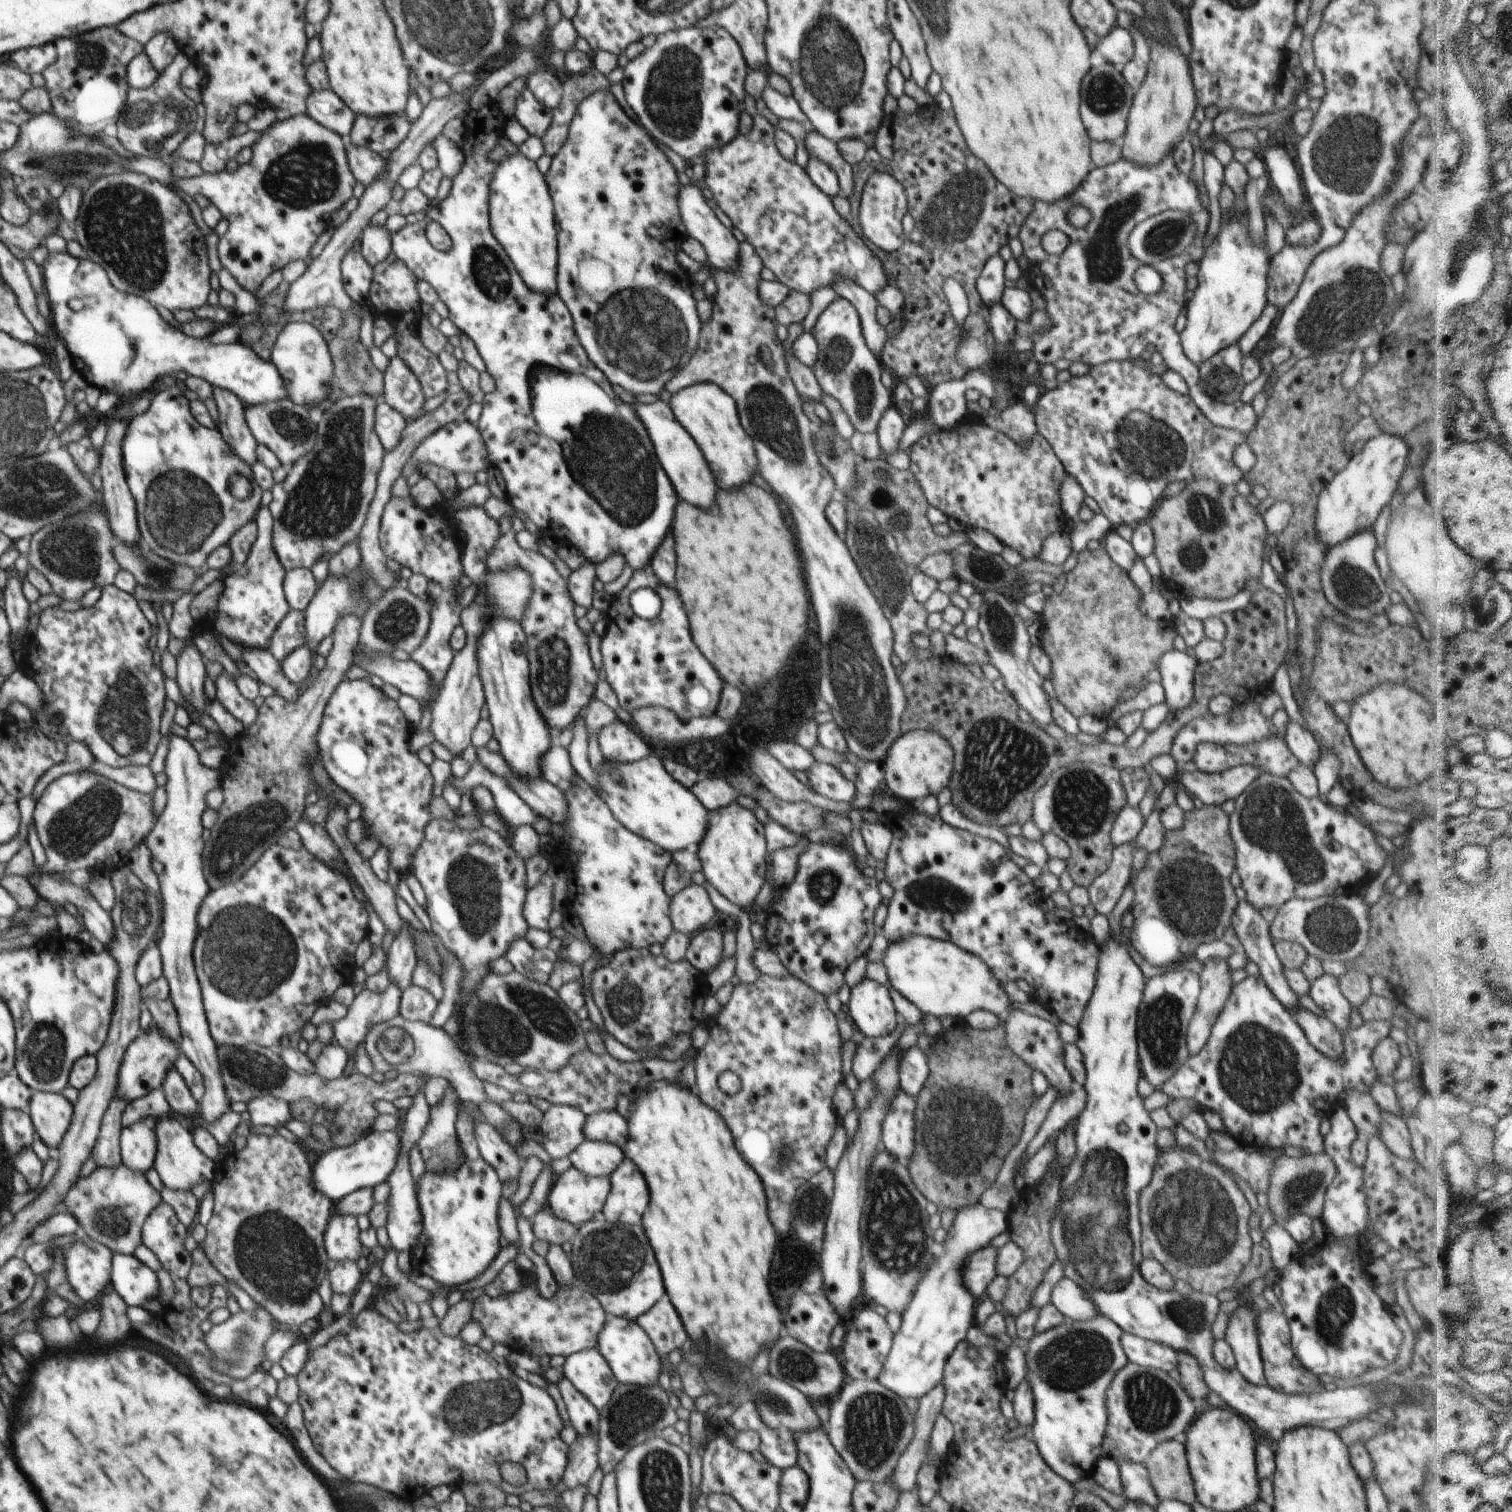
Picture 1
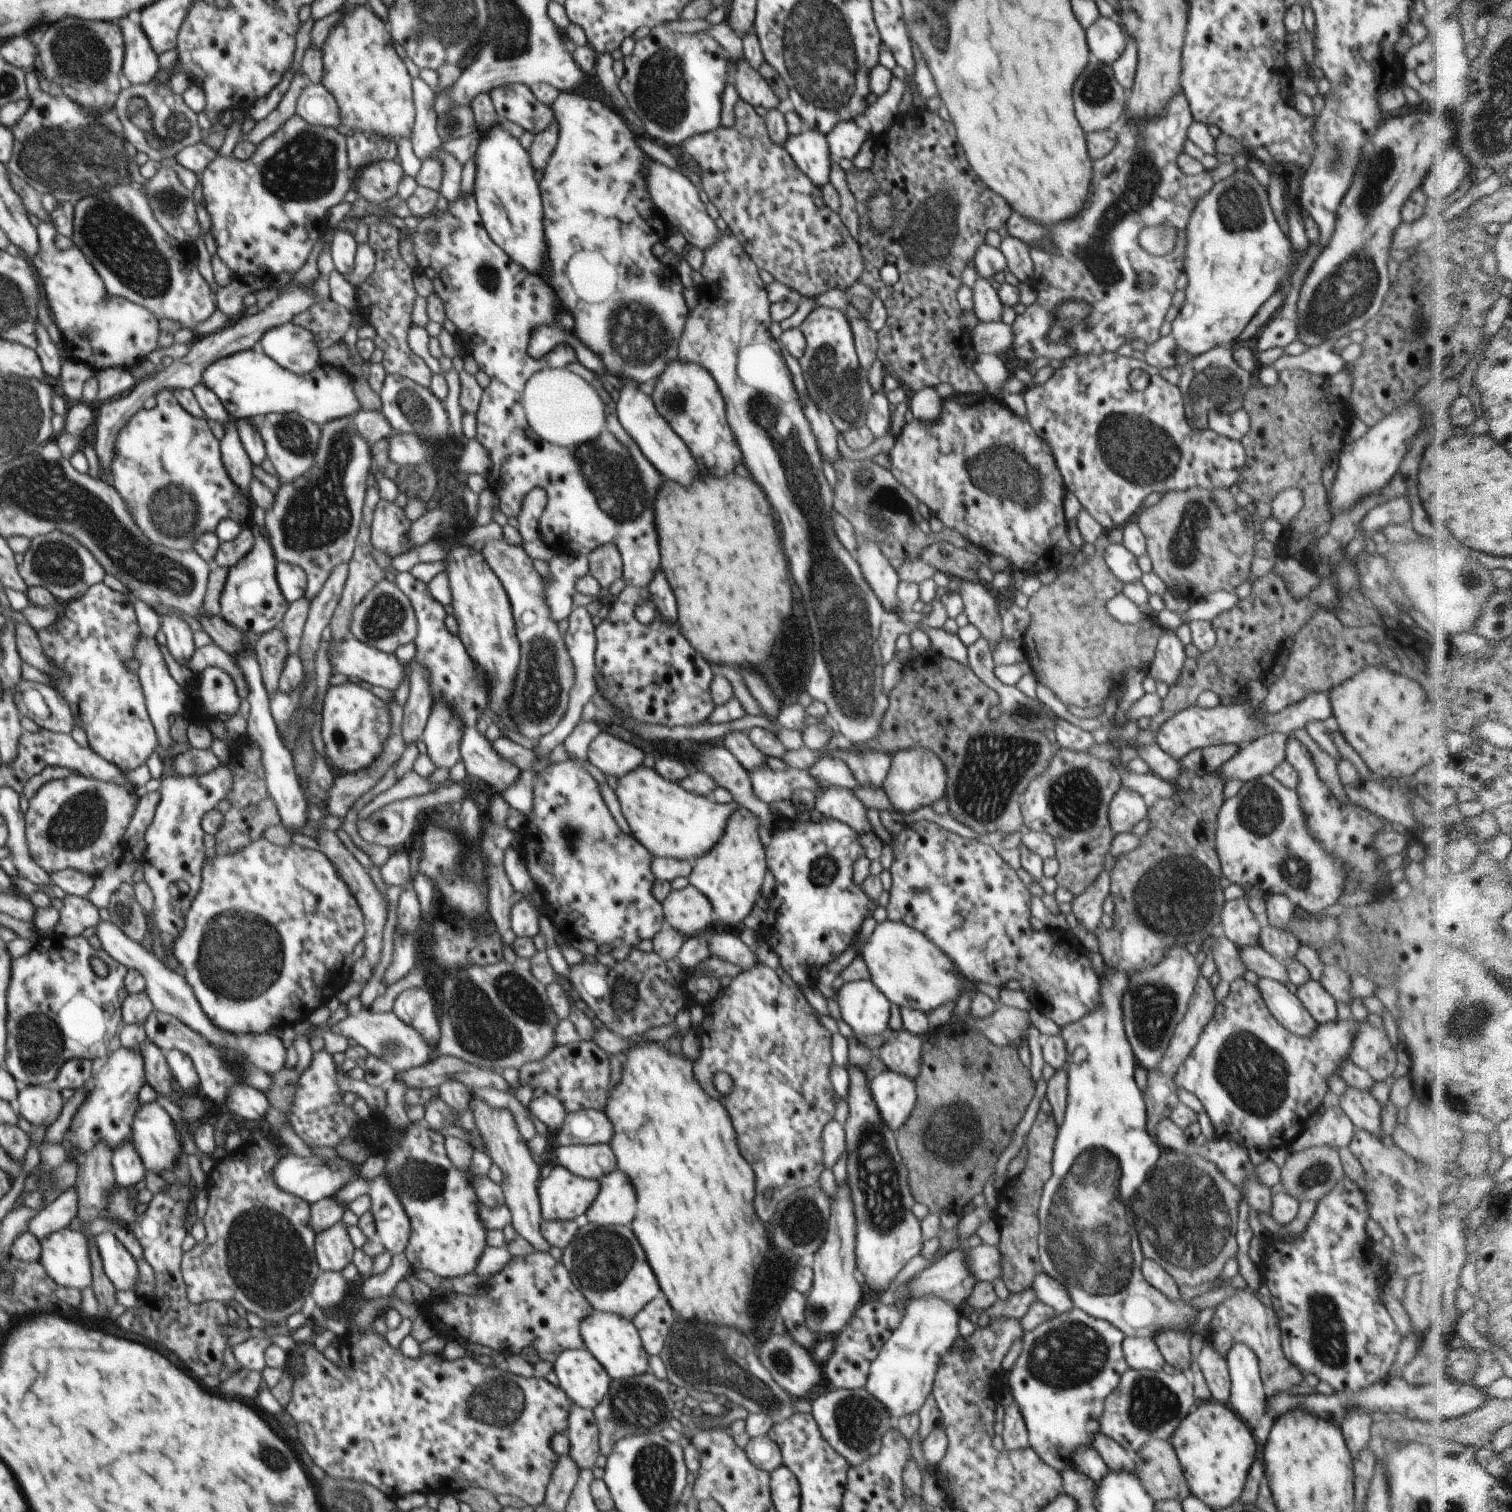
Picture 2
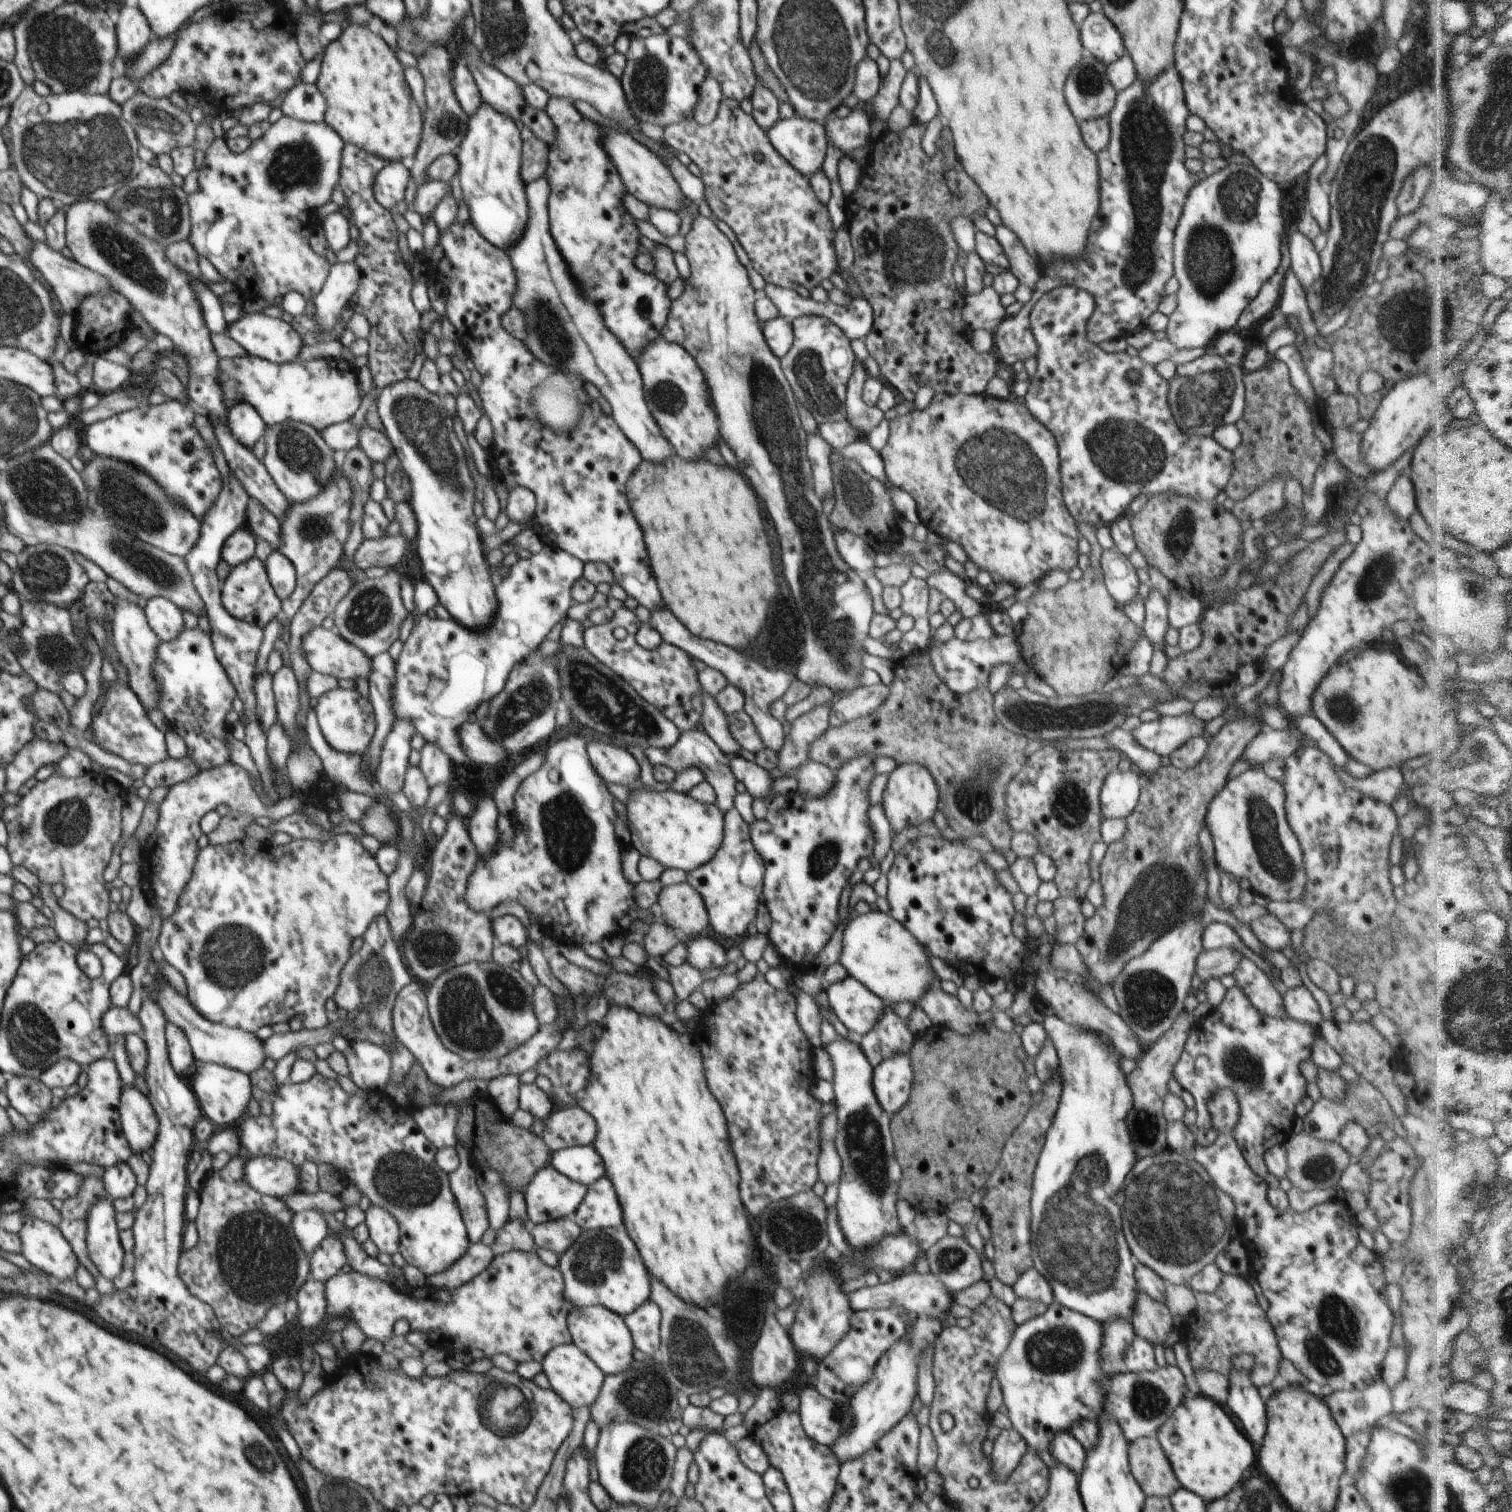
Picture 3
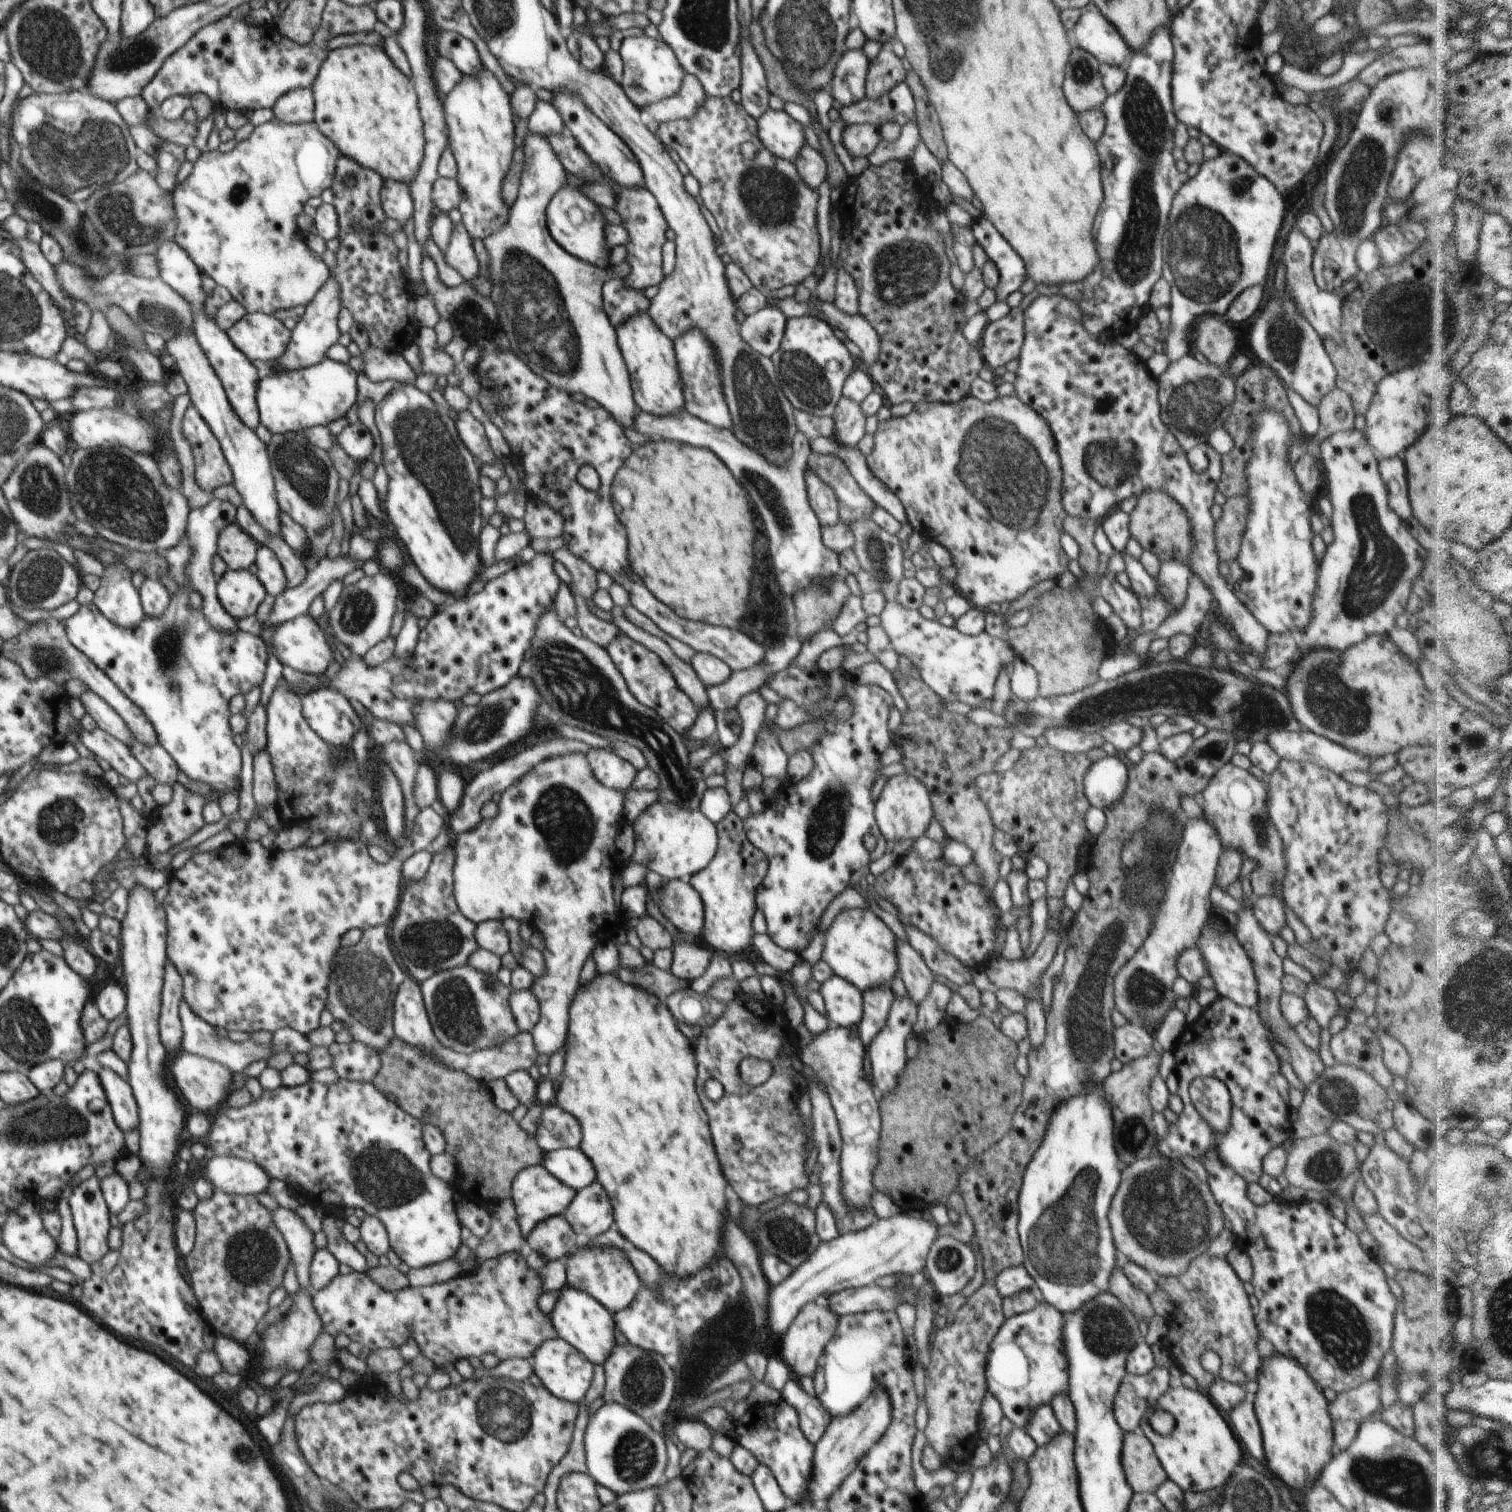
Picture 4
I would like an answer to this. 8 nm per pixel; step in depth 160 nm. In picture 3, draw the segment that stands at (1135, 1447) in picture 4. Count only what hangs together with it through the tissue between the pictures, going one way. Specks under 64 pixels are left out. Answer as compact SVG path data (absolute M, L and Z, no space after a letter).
M1139 1438L1130 1444L1129 1463L1147 1497L1169 1497L1182 1488L1157 1438Z

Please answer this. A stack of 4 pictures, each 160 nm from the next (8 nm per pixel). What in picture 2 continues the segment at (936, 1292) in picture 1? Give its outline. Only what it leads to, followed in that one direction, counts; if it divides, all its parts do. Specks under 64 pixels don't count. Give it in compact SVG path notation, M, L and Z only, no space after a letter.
M924 1295L922 1299L906 1302L902 1320L871 1362L865 1384L869 1394L885 1406L893 1428L900 1416L918 1411L932 1394L941 1355L946 1354L960 1336L960 1317L958 1307L936 1295Z

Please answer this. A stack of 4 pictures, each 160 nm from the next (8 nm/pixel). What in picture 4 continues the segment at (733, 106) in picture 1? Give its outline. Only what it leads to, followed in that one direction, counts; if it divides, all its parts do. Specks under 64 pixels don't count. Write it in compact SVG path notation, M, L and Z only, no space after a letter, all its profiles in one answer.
M646 35L638 38L624 38L618 52L623 62L620 87L638 109L641 110L646 104L654 104L658 100L674 96L680 90L685 74L684 68L680 66L680 62L677 62L672 48L662 42L662 39L650 38Z

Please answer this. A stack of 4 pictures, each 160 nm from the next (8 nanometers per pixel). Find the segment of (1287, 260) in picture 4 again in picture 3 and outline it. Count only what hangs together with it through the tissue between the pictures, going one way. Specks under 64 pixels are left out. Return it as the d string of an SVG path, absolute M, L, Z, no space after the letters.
M1299 230L1289 236L1290 271L1297 274L1303 289L1321 278L1321 260L1312 241Z

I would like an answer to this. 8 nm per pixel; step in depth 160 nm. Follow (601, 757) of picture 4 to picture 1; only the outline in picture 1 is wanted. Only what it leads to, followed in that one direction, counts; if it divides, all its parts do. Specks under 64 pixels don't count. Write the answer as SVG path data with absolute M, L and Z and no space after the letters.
M614 720L599 732L598 745L604 761L626 764L650 755L650 748L630 724Z

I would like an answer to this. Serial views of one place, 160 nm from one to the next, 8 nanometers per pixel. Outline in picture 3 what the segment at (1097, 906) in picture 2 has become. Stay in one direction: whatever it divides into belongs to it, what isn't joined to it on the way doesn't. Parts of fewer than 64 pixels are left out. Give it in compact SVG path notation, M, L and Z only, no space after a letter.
M1058 897L1054 902L1054 916L1058 923L1056 945L1075 944L1083 935L1086 918L1080 911L1081 899Z

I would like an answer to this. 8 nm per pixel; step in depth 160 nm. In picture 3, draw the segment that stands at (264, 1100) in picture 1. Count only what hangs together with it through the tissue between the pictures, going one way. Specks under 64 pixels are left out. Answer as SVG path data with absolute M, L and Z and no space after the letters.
M216 1063L194 1064L187 1076L195 1088L201 1110L208 1119L218 1126L230 1126L242 1120L247 1113L252 1094L252 1081L249 1074Z

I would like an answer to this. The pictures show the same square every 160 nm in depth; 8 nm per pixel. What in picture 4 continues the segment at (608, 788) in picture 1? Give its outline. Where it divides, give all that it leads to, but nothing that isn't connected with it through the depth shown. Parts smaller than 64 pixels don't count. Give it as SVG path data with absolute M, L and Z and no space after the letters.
M657 801L646 808L633 823L636 854L634 862L644 864L648 870L670 880L689 883L690 878L710 864L718 849L716 825L702 812L682 808L672 802Z

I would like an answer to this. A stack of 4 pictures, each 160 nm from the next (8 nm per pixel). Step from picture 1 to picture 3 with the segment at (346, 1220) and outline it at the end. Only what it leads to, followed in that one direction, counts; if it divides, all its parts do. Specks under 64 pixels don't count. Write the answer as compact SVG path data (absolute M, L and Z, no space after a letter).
M328 1235L315 1248L309 1258L311 1276L320 1282L327 1282L347 1263L342 1239Z

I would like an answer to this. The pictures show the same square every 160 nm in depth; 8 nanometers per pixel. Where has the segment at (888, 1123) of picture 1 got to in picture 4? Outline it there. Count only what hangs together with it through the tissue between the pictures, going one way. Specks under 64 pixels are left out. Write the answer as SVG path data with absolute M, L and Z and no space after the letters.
M909 995L895 997L888 1010L888 1020L884 1022L884 1028L880 1028L880 1033L868 1044L868 1060L872 1066L871 1083L884 1094L894 1092L894 1088L898 1086L898 1076L902 1074L909 1060L906 1056L906 1040L913 1033L916 1020L917 1005L912 1002L912 998Z

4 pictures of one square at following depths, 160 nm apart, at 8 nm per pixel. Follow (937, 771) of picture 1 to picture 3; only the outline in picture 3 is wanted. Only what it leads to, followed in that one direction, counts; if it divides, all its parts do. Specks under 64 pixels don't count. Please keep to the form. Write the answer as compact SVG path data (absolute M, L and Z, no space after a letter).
M902 763L889 774L886 788L883 792L881 805L889 820L893 832L899 833L907 826L918 826L930 820L936 814L939 803L939 790L931 772L920 763Z

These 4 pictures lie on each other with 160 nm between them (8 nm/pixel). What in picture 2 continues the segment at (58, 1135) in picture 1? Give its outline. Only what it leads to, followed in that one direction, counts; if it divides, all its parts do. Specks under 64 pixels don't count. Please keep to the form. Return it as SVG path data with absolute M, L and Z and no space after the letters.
M19 1085L18 1110L34 1129L56 1122L65 1103L60 1091L44 1085Z

